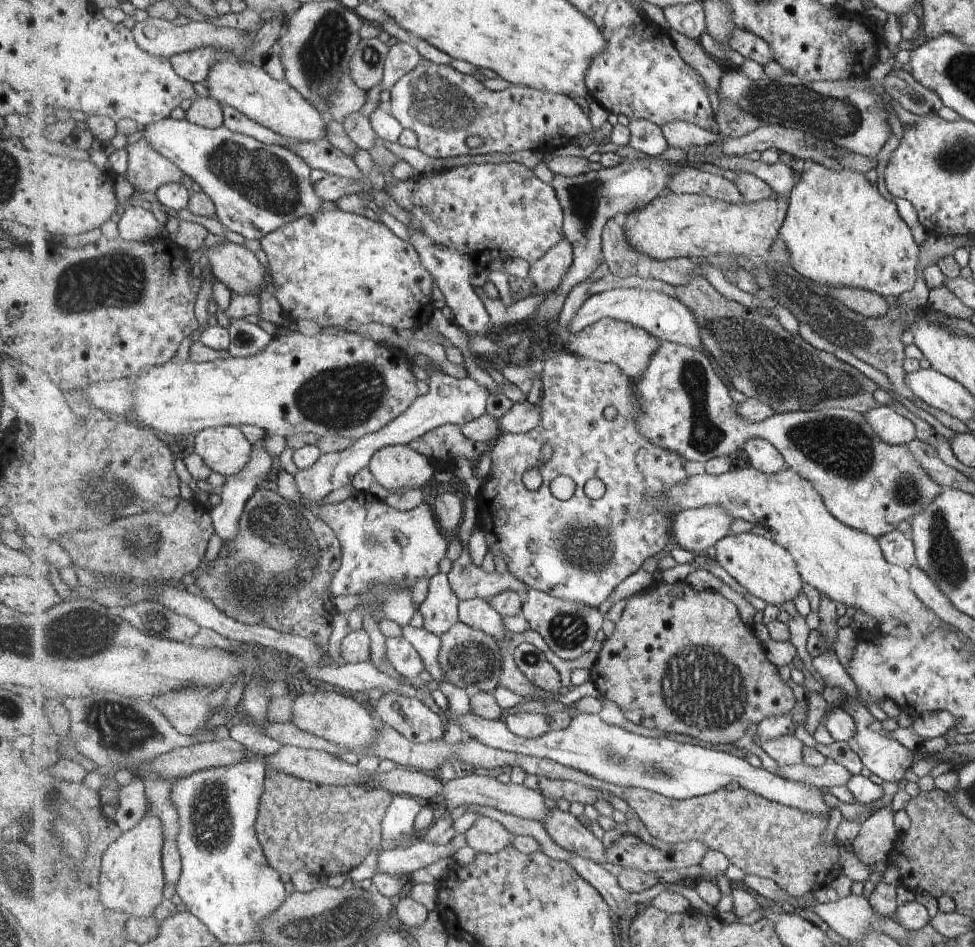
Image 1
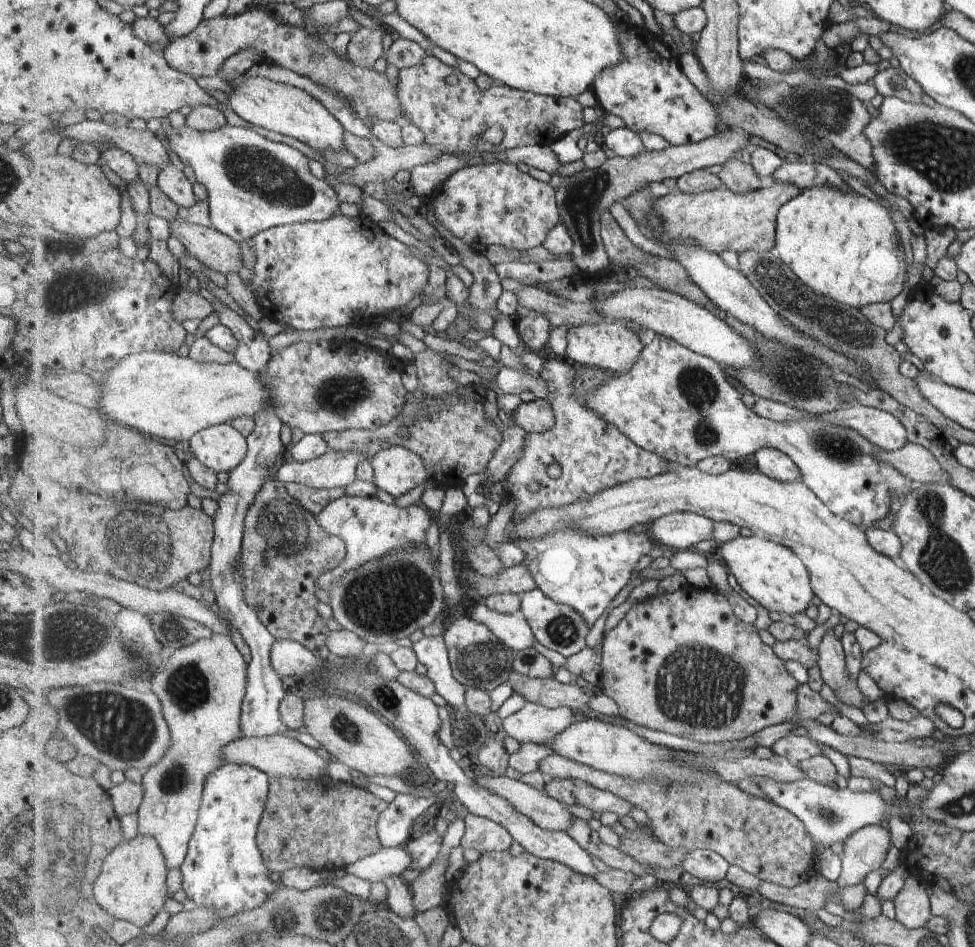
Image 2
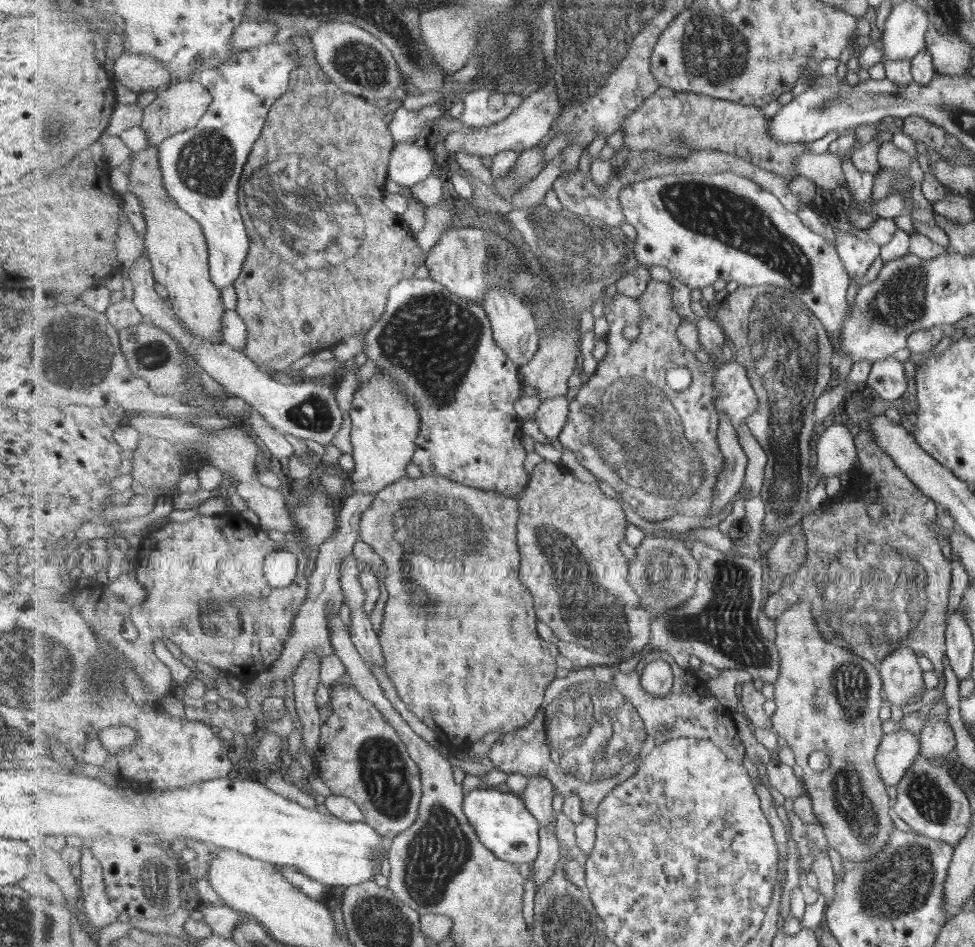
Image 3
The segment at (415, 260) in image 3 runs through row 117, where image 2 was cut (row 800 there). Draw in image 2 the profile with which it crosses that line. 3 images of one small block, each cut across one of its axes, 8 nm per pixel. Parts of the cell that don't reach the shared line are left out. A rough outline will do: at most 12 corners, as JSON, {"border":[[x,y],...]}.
{"border":[[329,776],[273,778],[257,842],[271,872],[383,850],[389,803]]}

